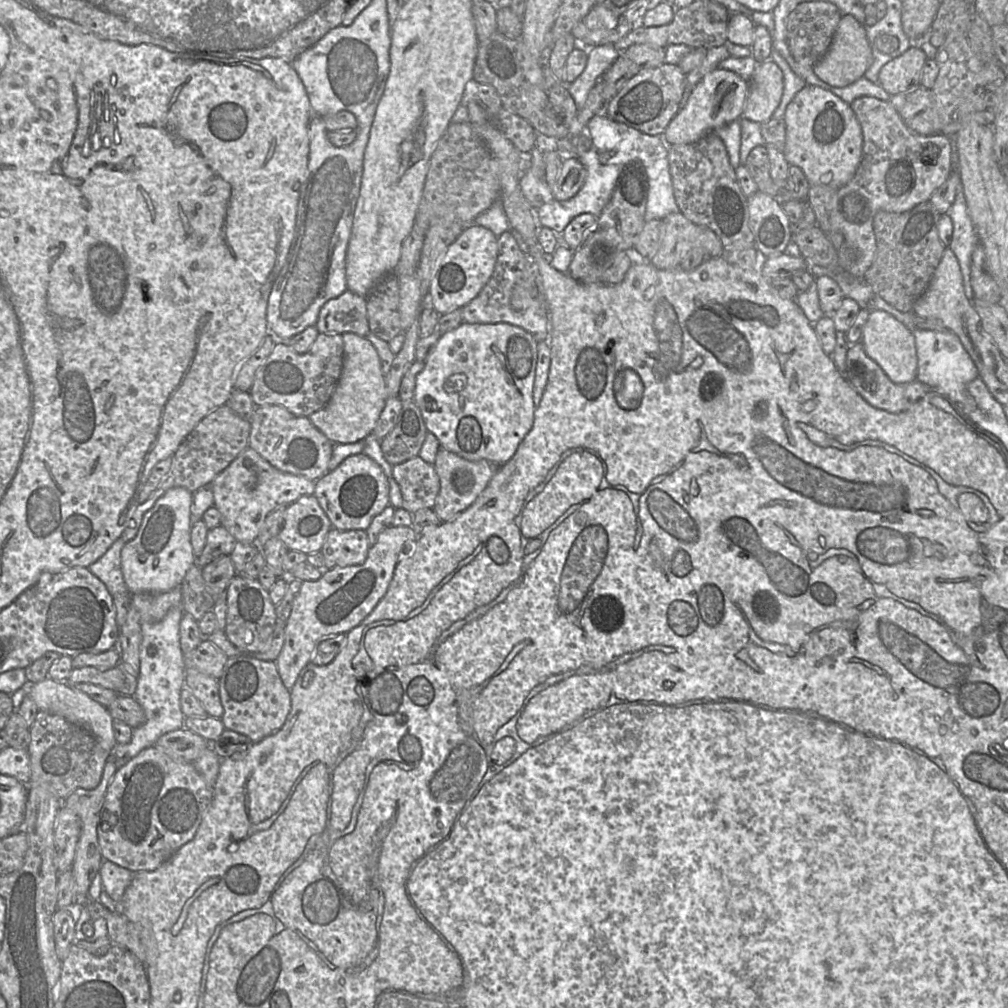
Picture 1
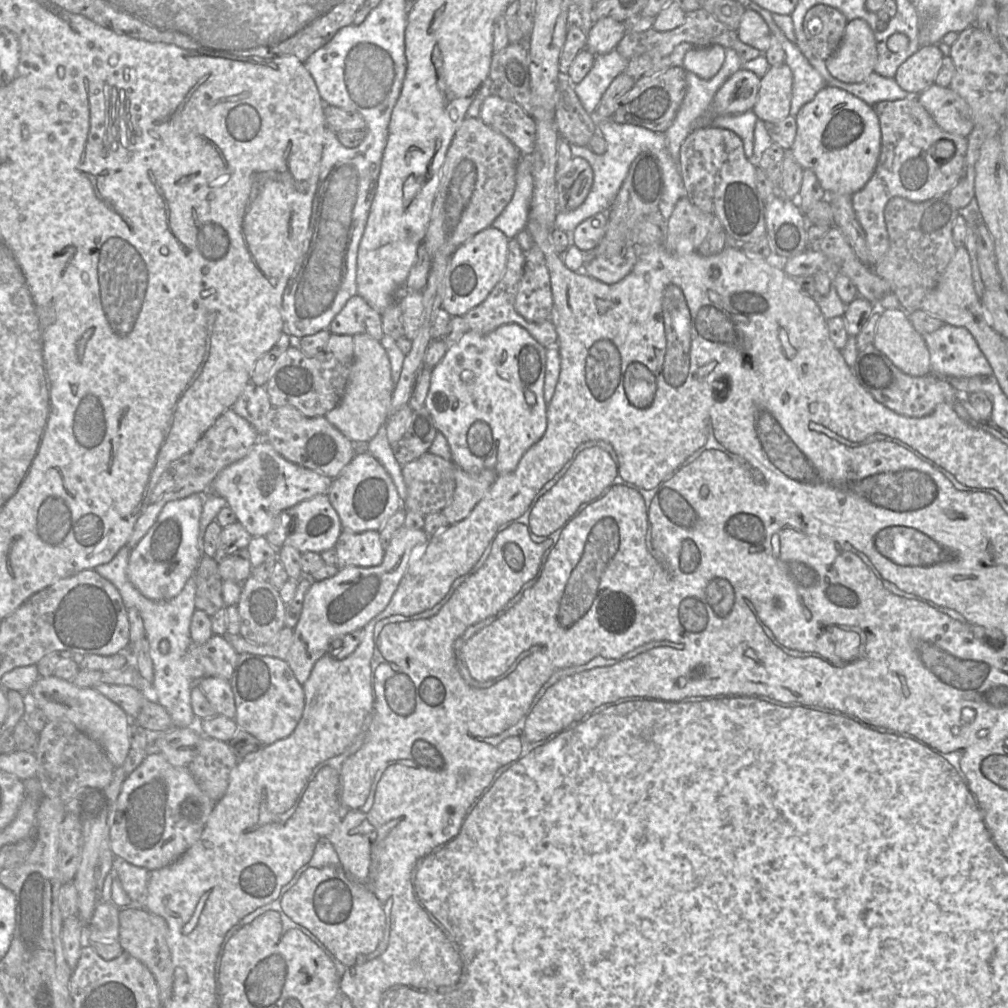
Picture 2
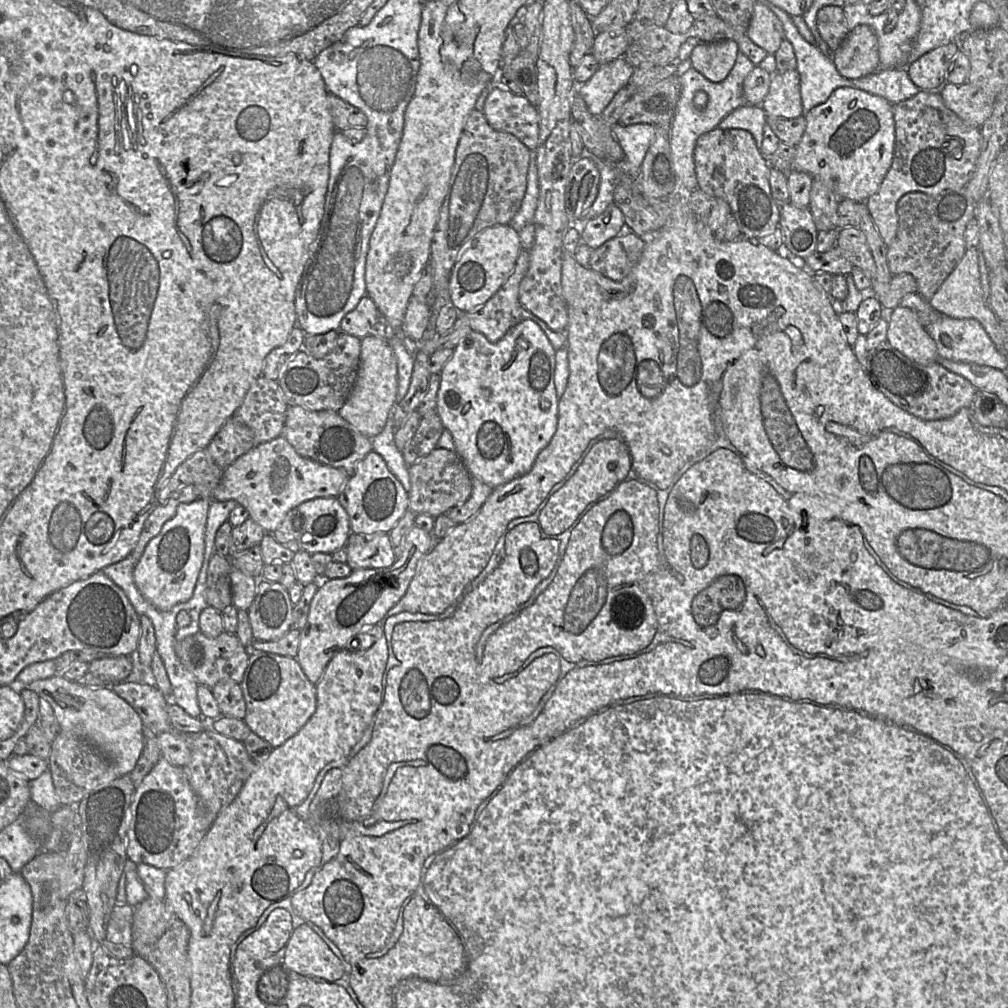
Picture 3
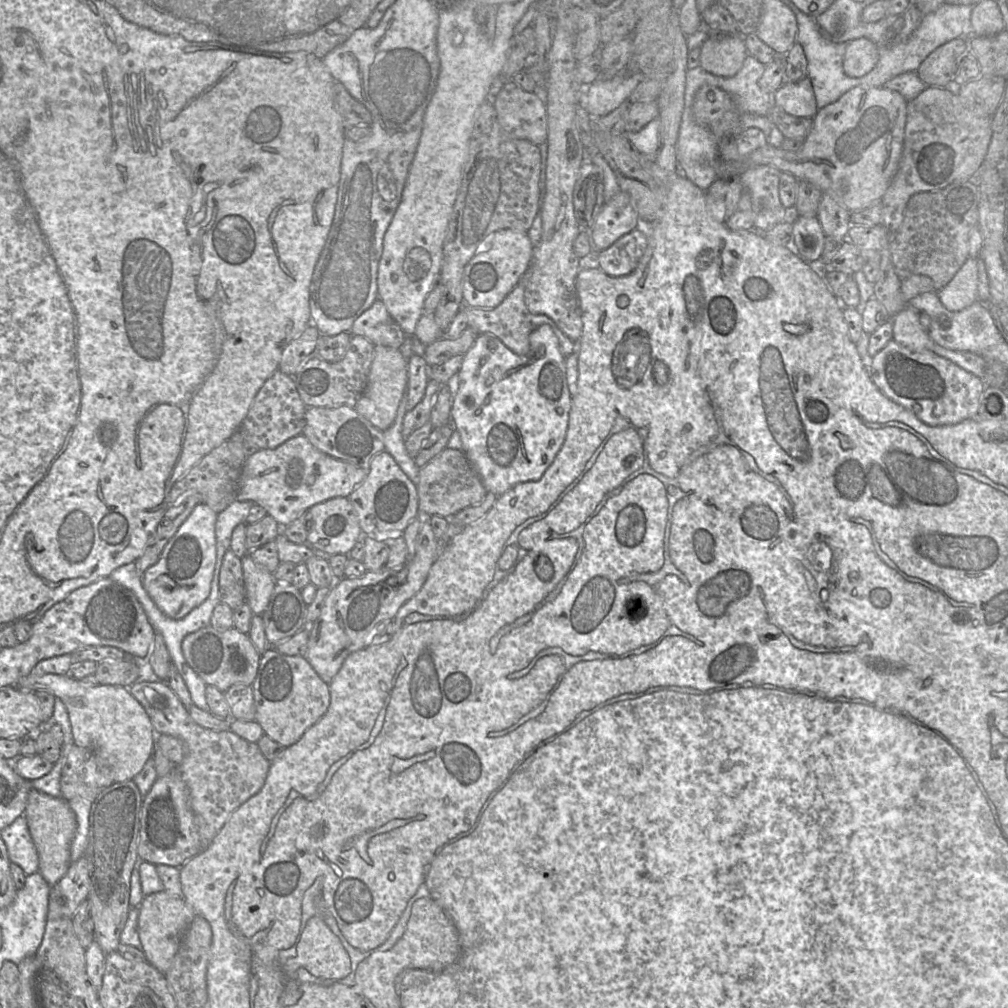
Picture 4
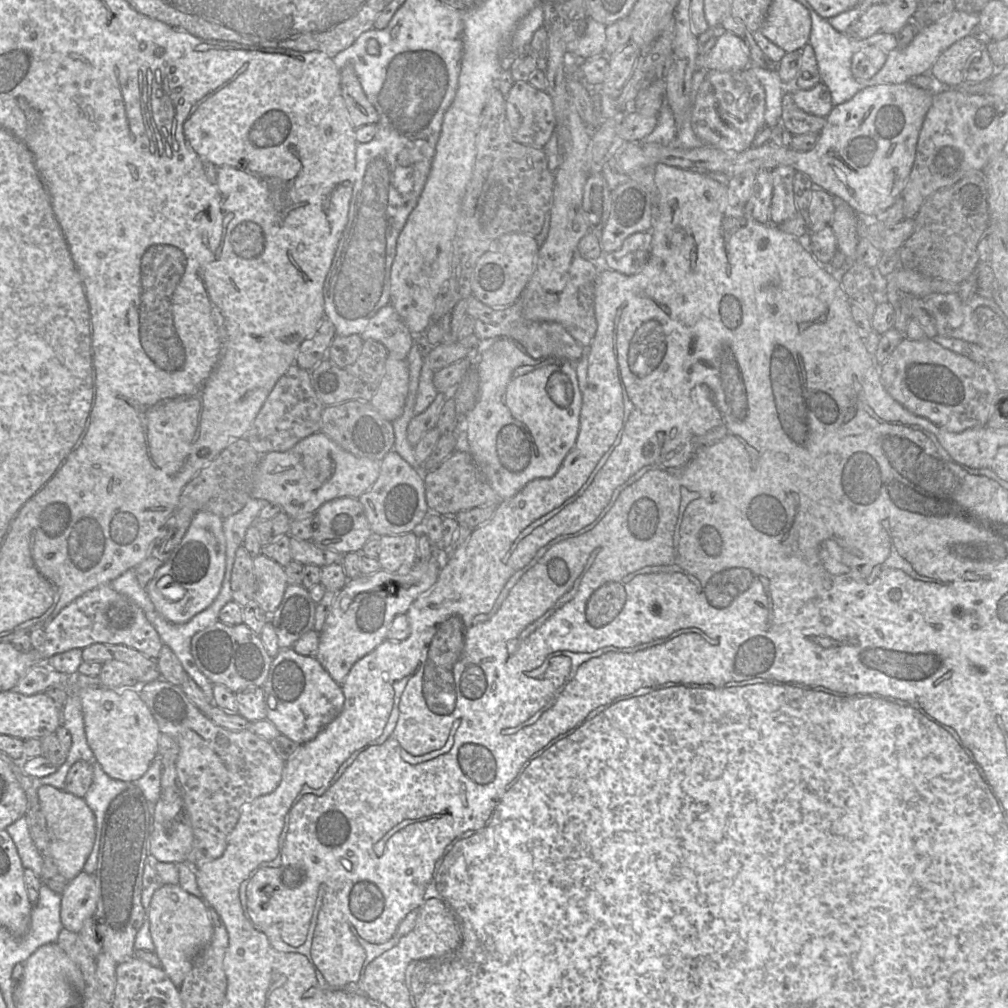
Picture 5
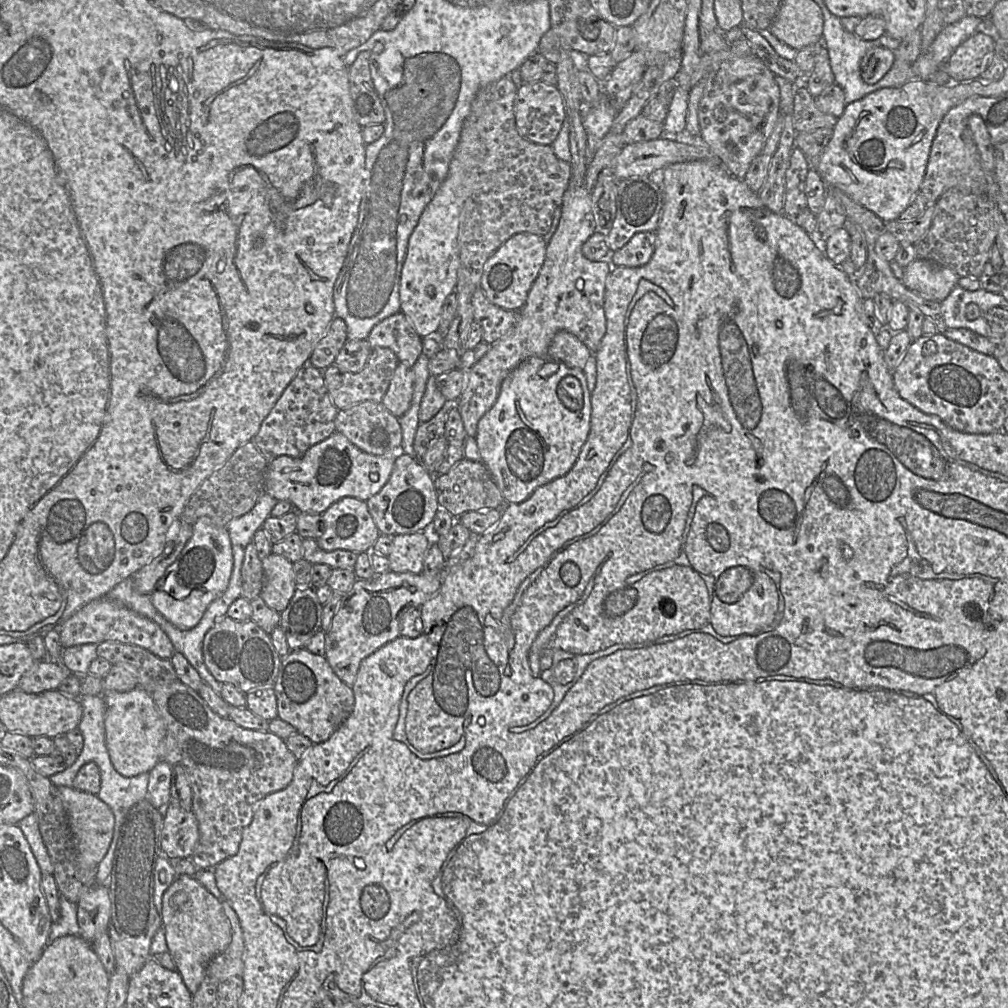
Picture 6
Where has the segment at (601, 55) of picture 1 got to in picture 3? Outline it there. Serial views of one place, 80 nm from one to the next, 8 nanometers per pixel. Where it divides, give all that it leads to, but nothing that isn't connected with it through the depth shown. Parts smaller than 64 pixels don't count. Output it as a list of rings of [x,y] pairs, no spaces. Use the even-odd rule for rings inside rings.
[[[624,57],[600,64],[588,81],[579,84],[578,94],[593,115],[601,116],[616,93],[627,86],[633,71]]]

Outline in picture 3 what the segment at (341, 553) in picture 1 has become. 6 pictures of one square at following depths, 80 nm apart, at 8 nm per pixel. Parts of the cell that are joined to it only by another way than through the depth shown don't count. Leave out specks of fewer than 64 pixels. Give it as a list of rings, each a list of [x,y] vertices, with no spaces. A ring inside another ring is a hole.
[[[351,533],[343,549],[345,562],[353,570],[386,568],[395,560],[395,547],[386,533]]]

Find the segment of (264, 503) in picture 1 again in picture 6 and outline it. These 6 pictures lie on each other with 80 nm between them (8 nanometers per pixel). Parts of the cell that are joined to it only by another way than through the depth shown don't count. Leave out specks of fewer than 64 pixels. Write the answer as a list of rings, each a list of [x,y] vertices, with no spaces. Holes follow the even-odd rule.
[[[334,432],[301,457],[281,455],[271,459],[266,470],[264,493],[278,501],[291,503],[298,513],[322,514],[342,498],[367,501],[377,494],[389,480],[394,462],[394,457],[366,453],[343,434]]]

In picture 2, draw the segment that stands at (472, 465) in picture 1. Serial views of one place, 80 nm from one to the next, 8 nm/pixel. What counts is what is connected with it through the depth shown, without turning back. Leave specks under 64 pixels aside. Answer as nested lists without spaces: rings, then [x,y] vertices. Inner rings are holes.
[[[455,466],[454,478],[454,493],[449,503],[441,511],[450,525],[469,516],[490,489],[497,478],[497,474],[493,471],[468,473]]]

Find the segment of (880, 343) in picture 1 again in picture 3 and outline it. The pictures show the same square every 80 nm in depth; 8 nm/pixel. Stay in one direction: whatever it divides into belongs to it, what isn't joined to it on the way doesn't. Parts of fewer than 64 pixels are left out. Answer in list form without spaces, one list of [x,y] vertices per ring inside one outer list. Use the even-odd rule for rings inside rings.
[[[898,306],[887,311],[886,341],[906,357],[921,364],[938,362],[934,340],[921,326],[914,310]]]

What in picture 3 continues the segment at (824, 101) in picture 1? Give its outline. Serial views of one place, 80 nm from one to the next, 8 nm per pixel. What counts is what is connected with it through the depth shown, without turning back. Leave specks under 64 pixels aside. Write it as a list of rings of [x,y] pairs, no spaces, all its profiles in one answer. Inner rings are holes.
[[[851,87],[834,90],[824,103],[813,107],[803,115],[806,120],[806,128],[800,142],[796,145],[796,153],[790,169],[806,172],[812,178],[819,180],[840,201],[850,200],[865,203],[879,189],[893,160],[895,149],[893,105],[885,98],[864,90]]]

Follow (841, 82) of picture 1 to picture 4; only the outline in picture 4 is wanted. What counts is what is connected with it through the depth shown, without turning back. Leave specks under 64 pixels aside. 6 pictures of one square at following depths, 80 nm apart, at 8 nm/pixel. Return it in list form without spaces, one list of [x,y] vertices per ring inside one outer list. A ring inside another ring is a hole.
[[[861,37],[846,44],[843,70],[852,78],[861,78],[870,73],[878,63],[881,48],[873,41]]]

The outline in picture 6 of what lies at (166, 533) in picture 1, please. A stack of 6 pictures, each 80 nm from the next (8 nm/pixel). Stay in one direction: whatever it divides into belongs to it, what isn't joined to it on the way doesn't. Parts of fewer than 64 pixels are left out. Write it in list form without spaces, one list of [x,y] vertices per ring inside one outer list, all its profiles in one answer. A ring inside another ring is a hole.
[[[201,517],[193,525],[191,538],[166,572],[166,576],[168,573],[175,574],[177,584],[172,584],[171,580],[164,585],[164,576],[158,581],[150,597],[157,611],[165,619],[181,630],[189,630],[199,623],[208,606],[227,589],[232,571],[233,552],[226,527],[209,517]],[[175,587],[182,590],[182,599],[170,595]]]

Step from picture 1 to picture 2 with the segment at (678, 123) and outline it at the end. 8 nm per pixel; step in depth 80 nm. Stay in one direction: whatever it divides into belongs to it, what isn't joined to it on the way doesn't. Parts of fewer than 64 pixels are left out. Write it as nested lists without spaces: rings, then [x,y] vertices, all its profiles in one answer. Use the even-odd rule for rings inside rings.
[[[741,69],[731,75],[719,88],[714,97],[712,120],[707,121],[708,124],[698,127],[697,129],[712,126],[712,121],[719,116],[726,114],[739,114],[752,110],[758,98],[760,82],[761,78],[749,70]]]

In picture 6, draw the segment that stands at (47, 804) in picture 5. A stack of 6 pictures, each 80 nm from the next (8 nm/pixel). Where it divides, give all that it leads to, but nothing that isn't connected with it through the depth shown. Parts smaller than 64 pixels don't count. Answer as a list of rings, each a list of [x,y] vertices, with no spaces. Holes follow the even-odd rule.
[[[57,787],[57,790],[76,841],[77,862],[82,868],[96,868],[106,856],[113,838],[114,813],[97,795],[78,791],[73,787]]]

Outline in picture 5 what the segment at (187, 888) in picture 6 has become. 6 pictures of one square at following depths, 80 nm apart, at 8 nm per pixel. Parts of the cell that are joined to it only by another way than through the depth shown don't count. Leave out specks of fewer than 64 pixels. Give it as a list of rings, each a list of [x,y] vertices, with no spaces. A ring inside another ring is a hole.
[[[178,883],[163,885],[151,897],[146,922],[161,967],[176,986],[180,986],[192,968],[194,958],[210,943],[214,920],[219,918],[201,896],[186,892]]]

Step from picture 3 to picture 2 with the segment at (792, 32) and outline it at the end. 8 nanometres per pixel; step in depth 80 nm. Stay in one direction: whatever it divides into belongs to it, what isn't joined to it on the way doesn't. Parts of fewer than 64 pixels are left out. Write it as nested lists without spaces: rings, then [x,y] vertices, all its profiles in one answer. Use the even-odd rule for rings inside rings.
[[[758,6],[758,13],[767,22],[771,34],[782,44],[785,51],[785,65],[793,75],[792,99],[790,115],[796,116],[799,110],[810,102],[816,94],[827,87],[826,80],[801,52],[796,42],[788,40],[782,30],[775,25],[772,13]]]

